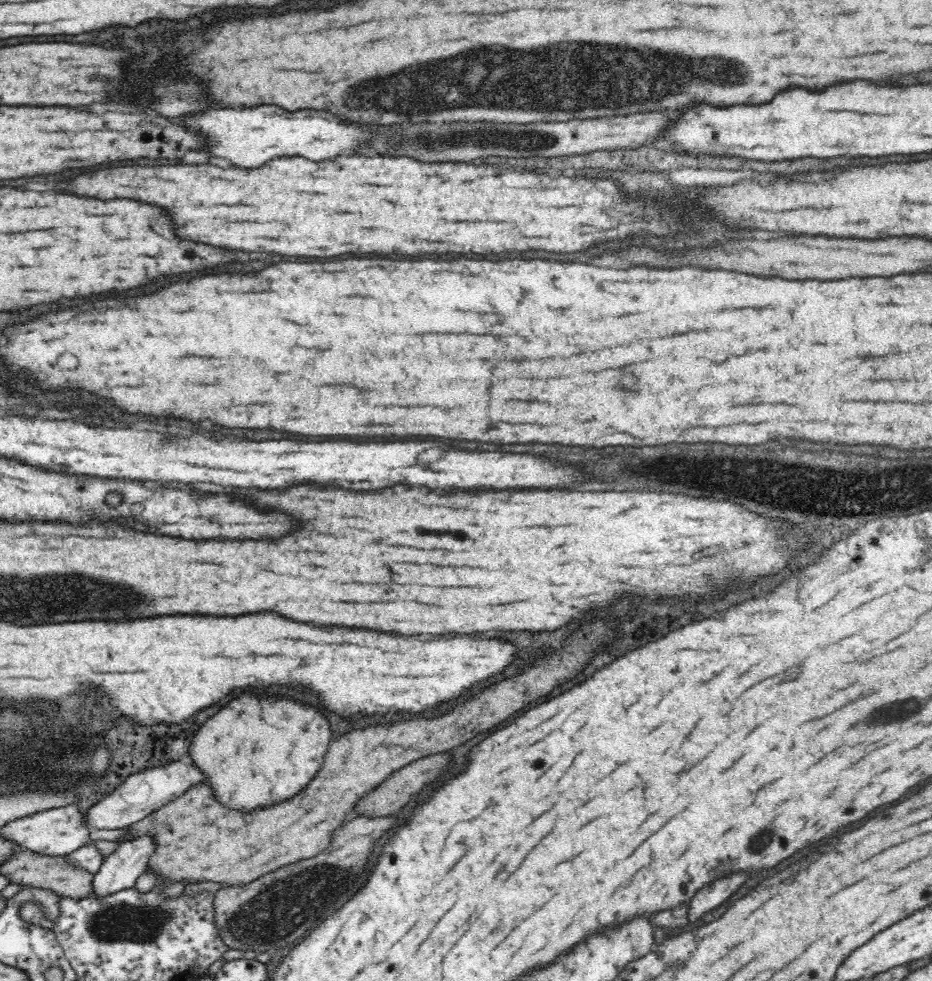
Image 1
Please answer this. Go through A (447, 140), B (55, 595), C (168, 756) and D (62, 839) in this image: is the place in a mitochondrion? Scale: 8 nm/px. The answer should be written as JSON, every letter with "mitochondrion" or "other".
{"A":"mitochondrion","B":"mitochondrion","C":"other","D":"other"}

